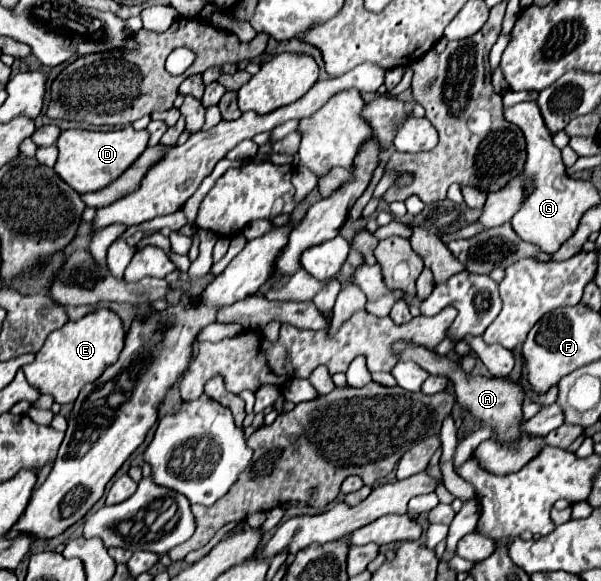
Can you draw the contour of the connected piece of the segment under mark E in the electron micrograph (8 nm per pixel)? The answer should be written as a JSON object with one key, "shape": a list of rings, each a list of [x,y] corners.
{"shape":[[[99,308],[75,322],[69,320],[63,328],[55,330],[45,340],[35,360],[23,368],[23,372],[29,384],[37,386],[41,394],[51,394],[59,404],[75,402],[81,388],[97,380],[97,376],[101,376],[101,372],[105,372],[105,368],[119,358],[119,352],[123,350],[123,340],[125,326],[119,314],[109,308]]]}

